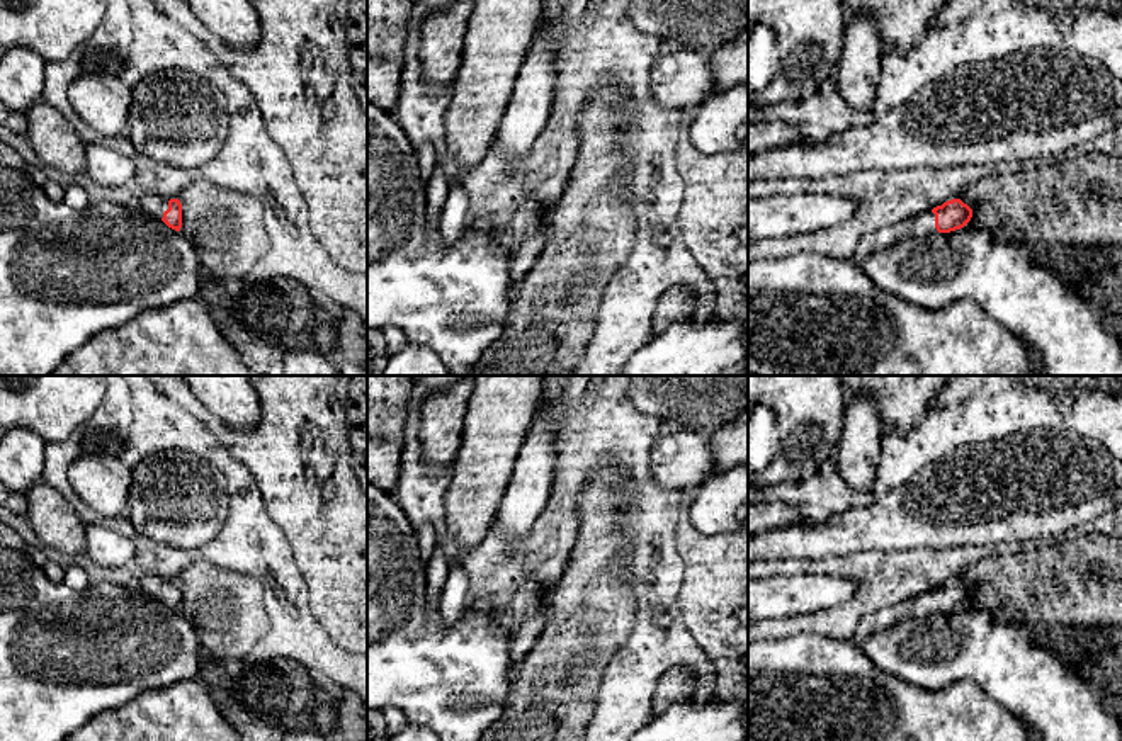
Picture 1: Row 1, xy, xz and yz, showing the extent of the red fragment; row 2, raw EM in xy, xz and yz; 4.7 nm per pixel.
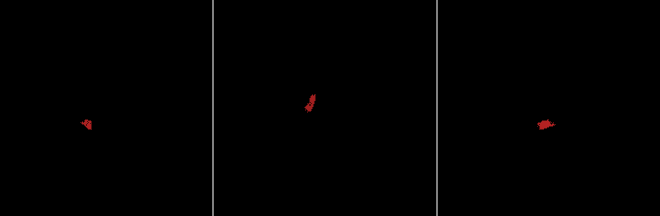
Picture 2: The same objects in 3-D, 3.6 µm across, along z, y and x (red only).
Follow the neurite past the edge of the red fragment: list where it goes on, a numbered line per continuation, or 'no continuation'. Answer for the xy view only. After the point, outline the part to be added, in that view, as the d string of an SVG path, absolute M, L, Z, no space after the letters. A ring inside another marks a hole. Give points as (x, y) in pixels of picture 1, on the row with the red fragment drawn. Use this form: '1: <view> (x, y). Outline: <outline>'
1: xy (153, 204). Outline: M153 194L144 195L144 209L155 218L162 219L163 212L168 209L168 201Z

